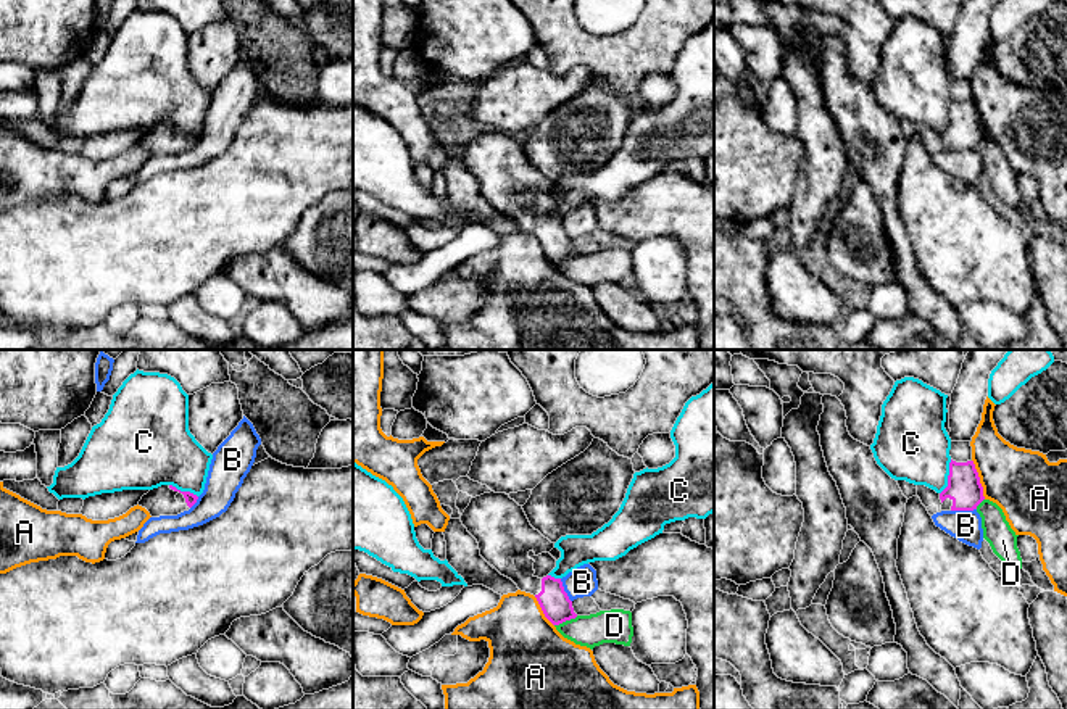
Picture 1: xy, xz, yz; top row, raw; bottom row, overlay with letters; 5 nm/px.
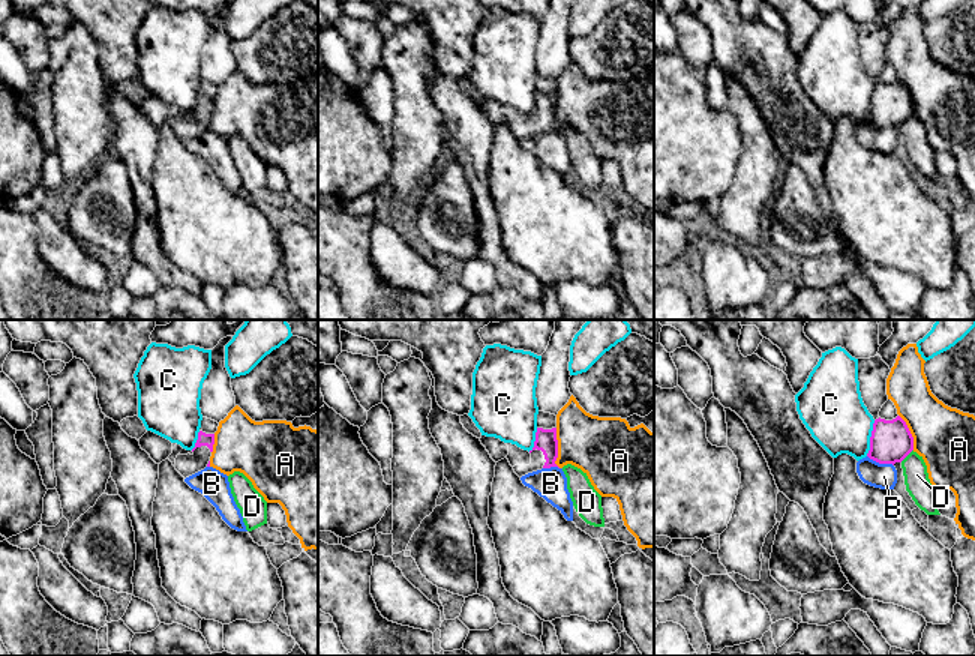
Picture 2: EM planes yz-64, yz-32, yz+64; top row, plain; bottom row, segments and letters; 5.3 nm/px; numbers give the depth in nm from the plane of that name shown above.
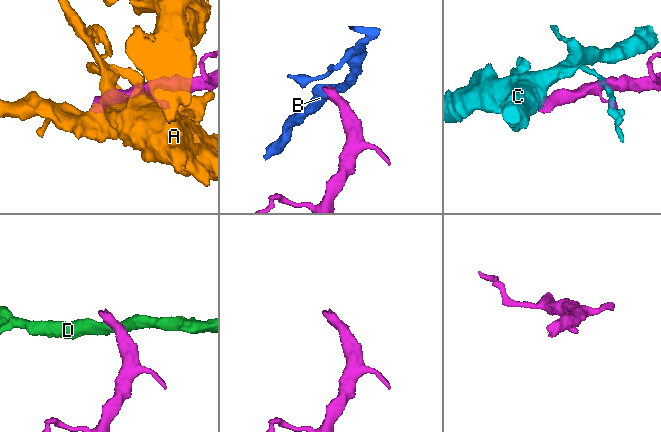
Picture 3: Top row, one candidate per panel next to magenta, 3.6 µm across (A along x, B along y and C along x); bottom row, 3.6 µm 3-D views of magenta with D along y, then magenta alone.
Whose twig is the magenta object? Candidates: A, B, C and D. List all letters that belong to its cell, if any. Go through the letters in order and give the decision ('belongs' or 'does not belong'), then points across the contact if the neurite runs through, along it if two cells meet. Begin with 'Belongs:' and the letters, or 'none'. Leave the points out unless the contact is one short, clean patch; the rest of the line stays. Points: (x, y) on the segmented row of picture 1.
Belongs: none
A: does not belong
B: does not belong; border along yz (975, 508), (951, 511)
C: does not belong; border along yz (951, 460), (948, 484), (940, 493)
D: does not belong; border along xz (577, 616), (555, 626)

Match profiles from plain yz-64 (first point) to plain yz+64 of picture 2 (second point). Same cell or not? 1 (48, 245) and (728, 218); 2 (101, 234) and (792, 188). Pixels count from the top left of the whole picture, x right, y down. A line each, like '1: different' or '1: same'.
1: different
2: same

